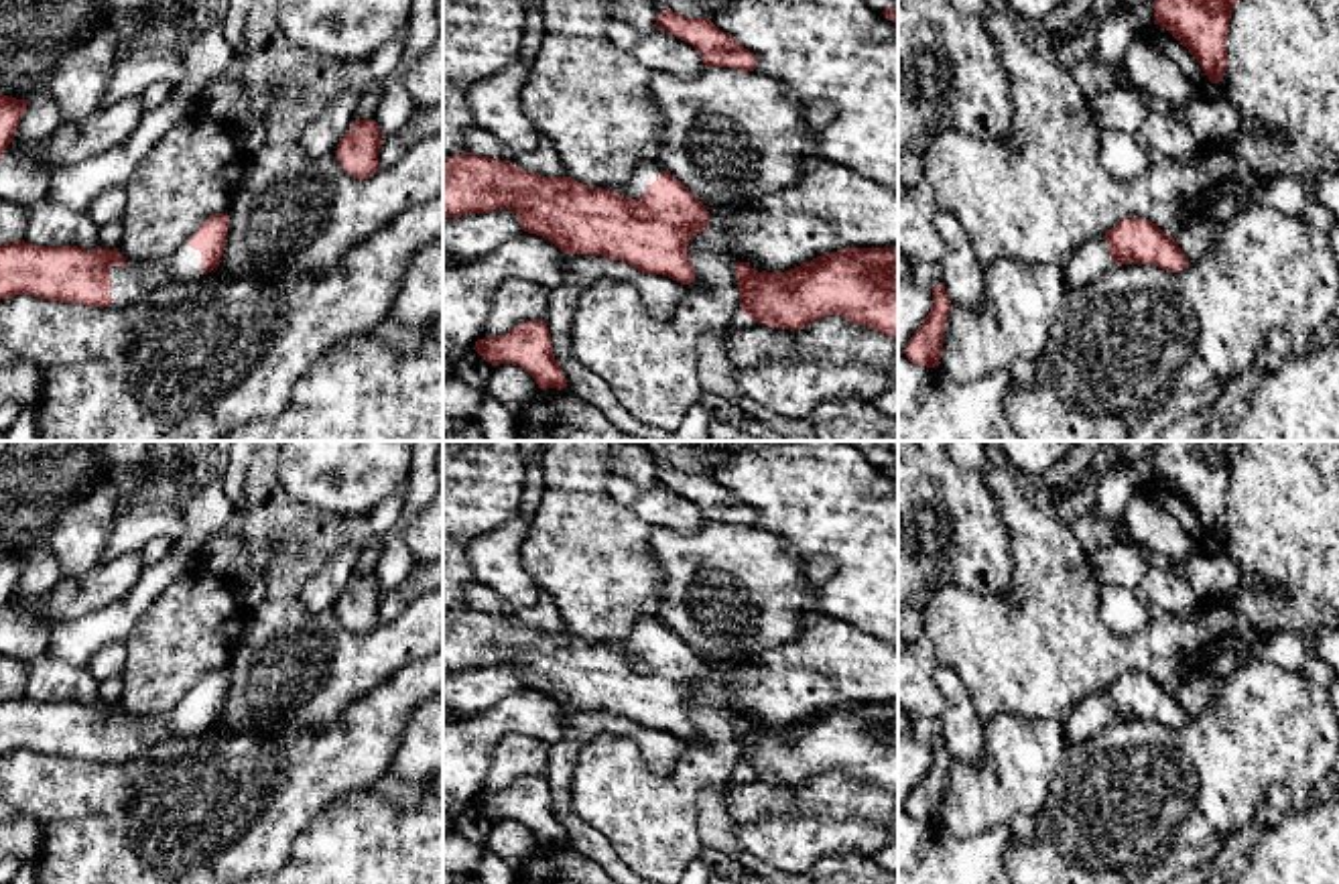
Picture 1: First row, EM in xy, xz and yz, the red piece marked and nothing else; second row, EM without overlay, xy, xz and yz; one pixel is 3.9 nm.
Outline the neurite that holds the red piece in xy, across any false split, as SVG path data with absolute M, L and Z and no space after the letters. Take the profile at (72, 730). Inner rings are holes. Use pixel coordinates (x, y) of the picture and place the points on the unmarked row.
M228 667L207 673L163 717L130 723L118 703L0 699L0 754L33 750L87 762L122 762L167 736L197 736L219 721Z

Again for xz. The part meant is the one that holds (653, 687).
M453 610L443 616L443 673L512 665L524 687L553 697L567 709L622 715L646 730L662 730L691 740L695 725L689 715L689 695L709 681L709 667L679 634L656 616L634 622L626 640L587 642L571 632L543 632L508 616Z

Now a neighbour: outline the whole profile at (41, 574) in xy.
M35 553L26 559L24 571L14 587L12 599L18 604L37 604L63 579L65 575L51 553Z

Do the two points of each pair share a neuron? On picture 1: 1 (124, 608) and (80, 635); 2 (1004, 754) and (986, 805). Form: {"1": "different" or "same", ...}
{"1": "same", "2": "same"}

